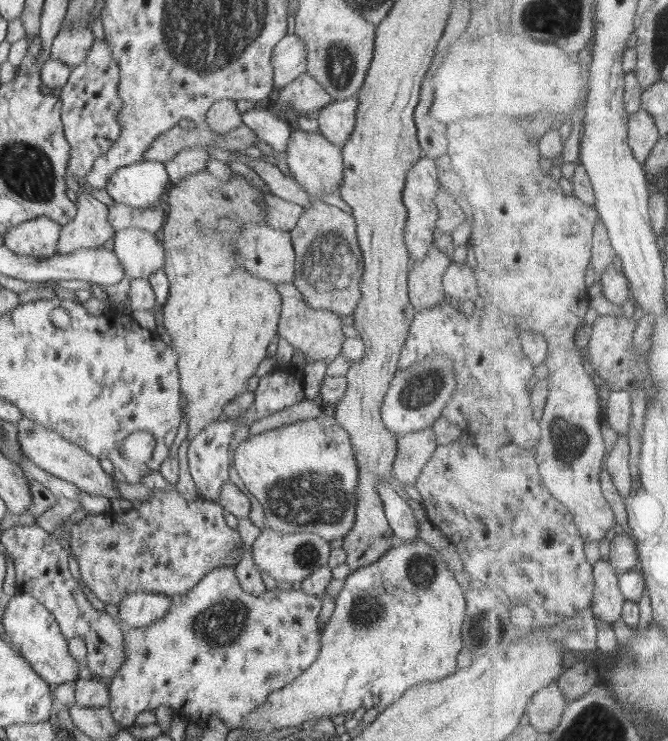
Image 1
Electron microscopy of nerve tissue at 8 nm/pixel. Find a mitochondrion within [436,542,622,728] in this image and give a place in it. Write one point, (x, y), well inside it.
(483, 625)

